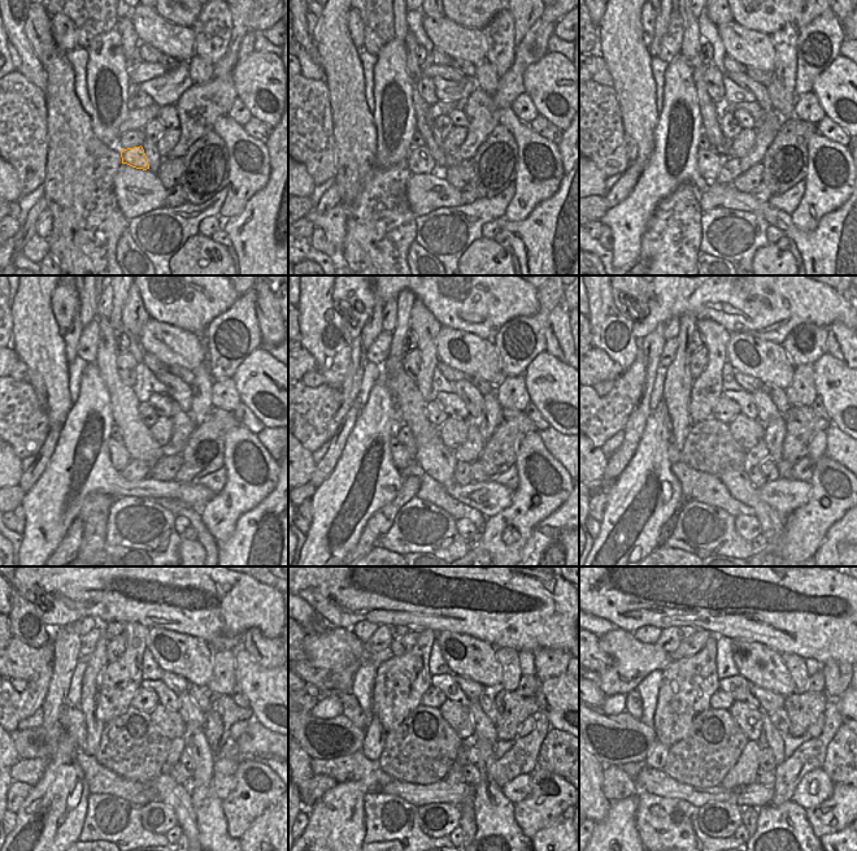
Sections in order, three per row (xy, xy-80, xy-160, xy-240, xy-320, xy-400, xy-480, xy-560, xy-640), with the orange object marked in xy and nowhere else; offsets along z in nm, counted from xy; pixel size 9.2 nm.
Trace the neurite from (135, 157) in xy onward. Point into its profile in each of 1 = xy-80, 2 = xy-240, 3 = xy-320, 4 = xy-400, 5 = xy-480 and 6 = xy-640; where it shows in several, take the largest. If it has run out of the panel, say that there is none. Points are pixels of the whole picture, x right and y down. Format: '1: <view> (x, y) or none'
1: xy-80 (420, 160)
2: xy-240 (120, 456)
3: xy-320 (401, 457)
4: xy-400 (674, 455)
5: xy-480 (72, 719)
6: xy-640 (634, 707)

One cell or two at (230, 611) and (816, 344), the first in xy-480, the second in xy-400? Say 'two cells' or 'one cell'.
two cells

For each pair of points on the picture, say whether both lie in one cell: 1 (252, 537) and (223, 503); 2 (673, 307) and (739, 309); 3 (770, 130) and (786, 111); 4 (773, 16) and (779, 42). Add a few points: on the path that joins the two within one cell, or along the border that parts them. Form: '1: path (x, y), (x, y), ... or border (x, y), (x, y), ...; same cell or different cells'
1: border (261, 500), (218, 543); different cells
2: path (690, 305), (722, 305); same cell
3: border (773, 107), (786, 118); different cells
4: border (794, 22), (770, 34); different cells

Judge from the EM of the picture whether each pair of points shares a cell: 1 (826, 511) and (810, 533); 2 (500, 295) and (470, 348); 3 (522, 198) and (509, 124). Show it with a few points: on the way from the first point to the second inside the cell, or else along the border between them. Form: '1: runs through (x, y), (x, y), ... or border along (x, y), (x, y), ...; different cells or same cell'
1: runs through (821, 516), (810, 528); same cell
2: border along (448, 326), (456, 330), (466, 330), (491, 341); different cells
3: runs through (525, 179), (522, 142); same cell

